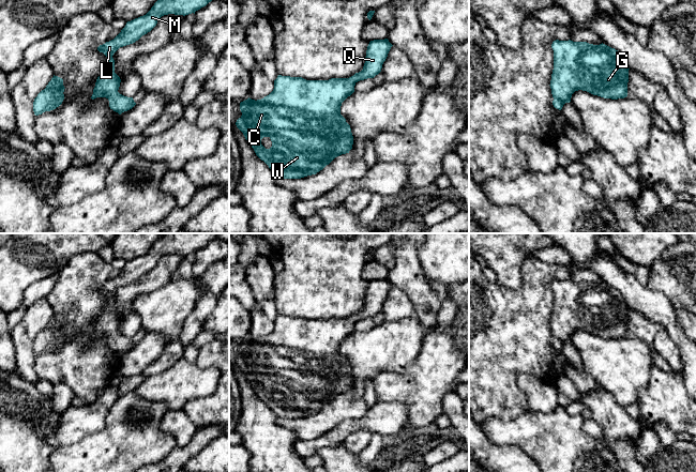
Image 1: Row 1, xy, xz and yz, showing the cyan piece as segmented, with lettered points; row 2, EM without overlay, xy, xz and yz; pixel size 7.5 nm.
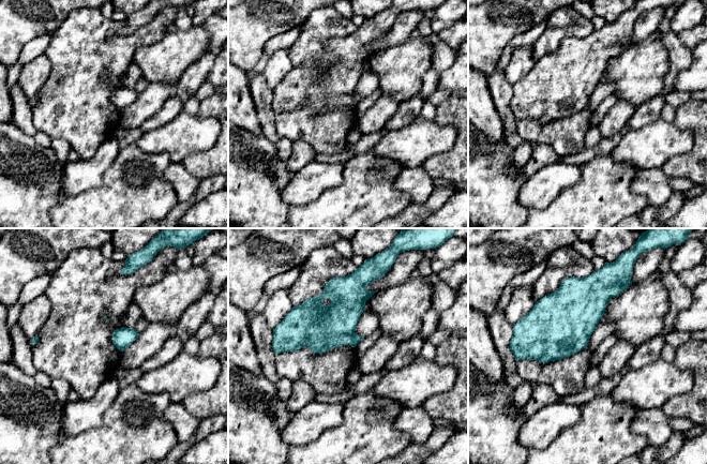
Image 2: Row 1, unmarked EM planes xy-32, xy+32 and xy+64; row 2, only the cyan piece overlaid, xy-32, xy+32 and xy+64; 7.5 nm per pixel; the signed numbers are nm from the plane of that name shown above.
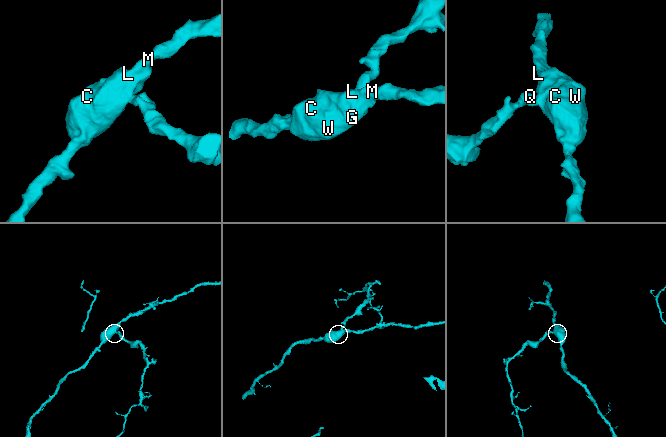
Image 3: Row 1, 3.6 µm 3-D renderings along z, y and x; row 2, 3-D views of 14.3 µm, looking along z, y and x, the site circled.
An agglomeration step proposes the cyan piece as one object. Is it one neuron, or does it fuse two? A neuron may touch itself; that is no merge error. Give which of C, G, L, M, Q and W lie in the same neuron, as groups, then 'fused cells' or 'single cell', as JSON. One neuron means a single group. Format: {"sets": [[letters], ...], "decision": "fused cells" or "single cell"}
{"sets": [["C", "G", "L", "M", "Q", "W"]], "decision": "single cell"}

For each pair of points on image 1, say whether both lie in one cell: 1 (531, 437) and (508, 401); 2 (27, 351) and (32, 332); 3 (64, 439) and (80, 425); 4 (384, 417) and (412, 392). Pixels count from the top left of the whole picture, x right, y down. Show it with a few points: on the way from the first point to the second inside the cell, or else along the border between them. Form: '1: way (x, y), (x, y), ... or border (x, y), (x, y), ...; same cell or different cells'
1: border (528, 408), (509, 420), (493, 417); different cells
2: border (21, 321), (26, 333), (33, 339); different cells
3: way (69, 435), (76, 427); same cell
4: border (377, 400), (402, 401), (407, 408), (406, 426); different cells

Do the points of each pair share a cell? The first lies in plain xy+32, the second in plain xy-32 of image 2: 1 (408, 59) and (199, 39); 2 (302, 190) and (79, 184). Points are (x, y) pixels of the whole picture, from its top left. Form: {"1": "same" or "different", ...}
{"1": "same", "2": "same"}

